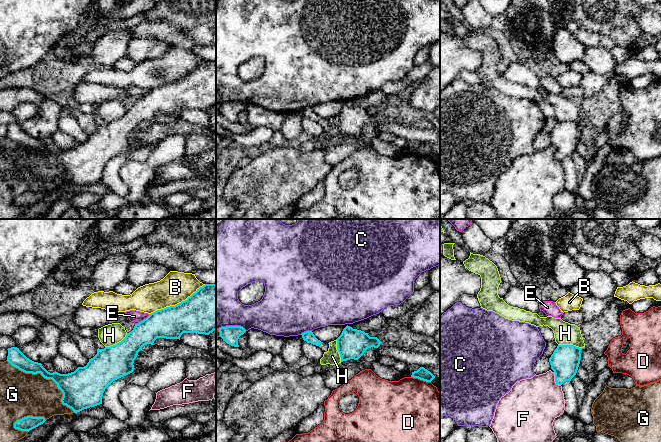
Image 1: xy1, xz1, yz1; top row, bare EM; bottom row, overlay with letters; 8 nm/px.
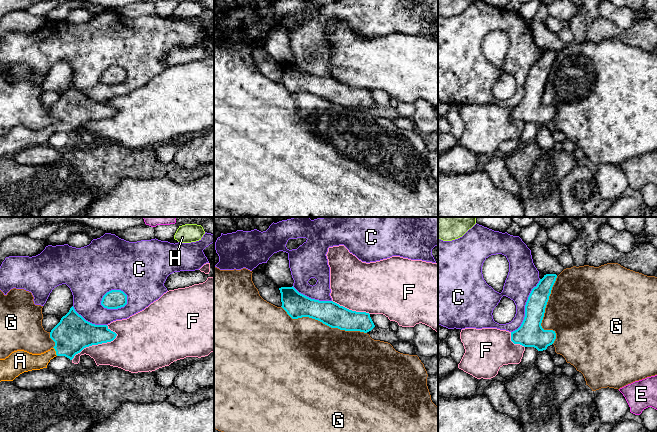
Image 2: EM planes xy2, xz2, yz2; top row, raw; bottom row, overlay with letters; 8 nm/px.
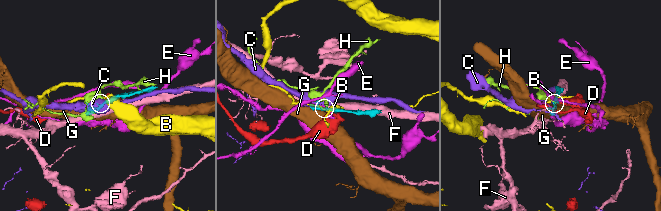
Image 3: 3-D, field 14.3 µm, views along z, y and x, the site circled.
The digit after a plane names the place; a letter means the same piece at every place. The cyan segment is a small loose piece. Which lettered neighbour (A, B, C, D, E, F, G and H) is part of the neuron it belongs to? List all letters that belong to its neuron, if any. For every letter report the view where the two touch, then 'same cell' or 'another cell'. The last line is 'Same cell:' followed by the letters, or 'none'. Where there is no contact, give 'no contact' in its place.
A: xy2 | same cell
B: xy1 | another cell
C: xy2 | another cell
D: xz1 | another cell
E: xy1 | another cell
F: xy2 | another cell
G: xz2 | another cell
H: xy1 | another cell
Same cell: A

